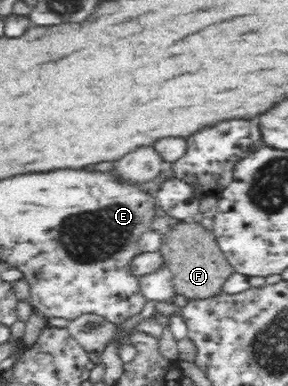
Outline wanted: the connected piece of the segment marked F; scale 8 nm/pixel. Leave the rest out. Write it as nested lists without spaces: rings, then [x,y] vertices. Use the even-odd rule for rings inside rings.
[[[191,220],[183,221],[164,234],[160,251],[163,260],[166,260],[173,271],[172,283],[182,301],[217,296],[228,277],[235,272],[220,249],[216,236],[210,230],[204,229],[200,223]]]

